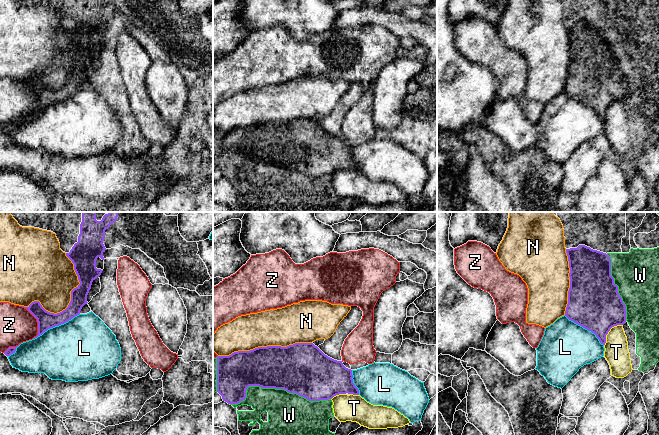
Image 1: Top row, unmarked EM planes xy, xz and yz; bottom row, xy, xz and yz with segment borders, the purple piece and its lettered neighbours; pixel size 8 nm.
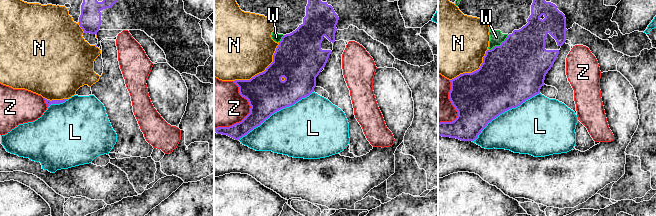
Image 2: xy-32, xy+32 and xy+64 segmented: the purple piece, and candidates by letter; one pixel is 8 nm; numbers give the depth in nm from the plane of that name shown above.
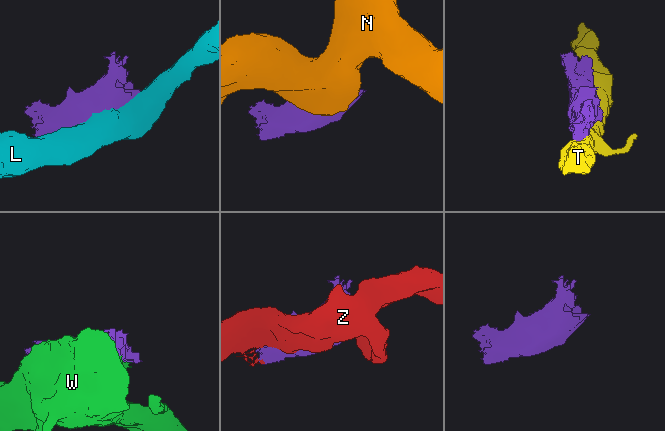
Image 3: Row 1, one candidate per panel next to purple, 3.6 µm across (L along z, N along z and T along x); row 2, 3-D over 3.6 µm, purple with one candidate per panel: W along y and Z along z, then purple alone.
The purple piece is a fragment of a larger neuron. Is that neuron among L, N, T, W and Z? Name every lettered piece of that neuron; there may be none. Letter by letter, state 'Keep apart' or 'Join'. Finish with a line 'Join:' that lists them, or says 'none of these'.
L: Keep apart
N: Keep apart
T: Keep apart
W: Keep apart
Z: Keep apart
Join: none of these

